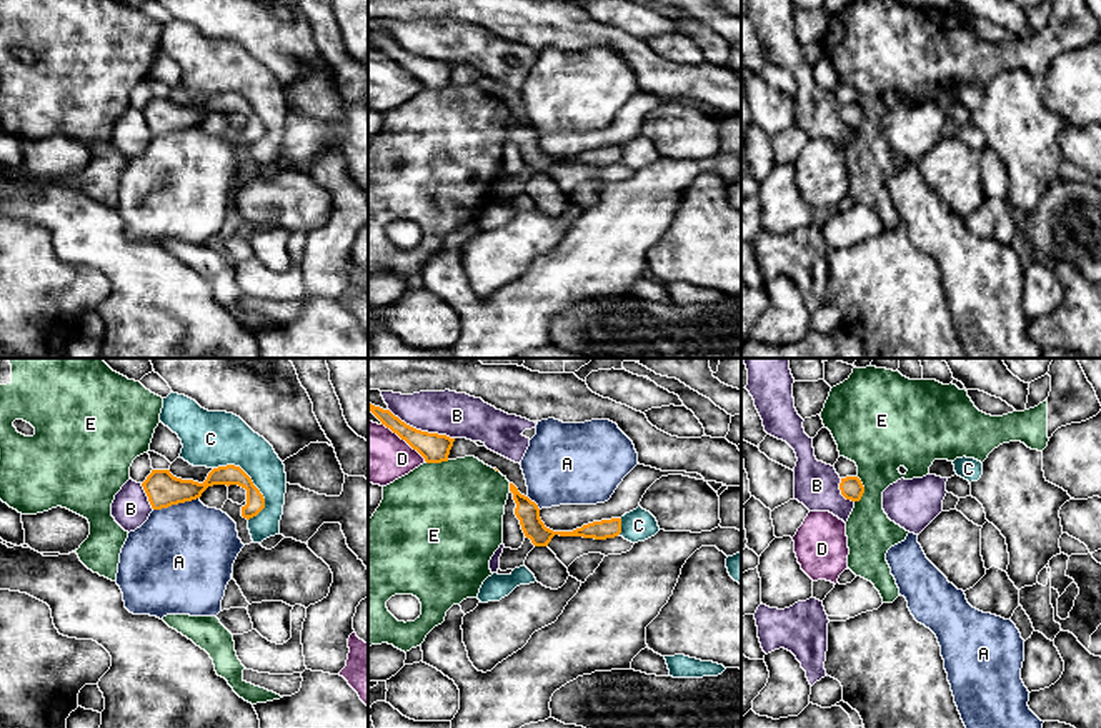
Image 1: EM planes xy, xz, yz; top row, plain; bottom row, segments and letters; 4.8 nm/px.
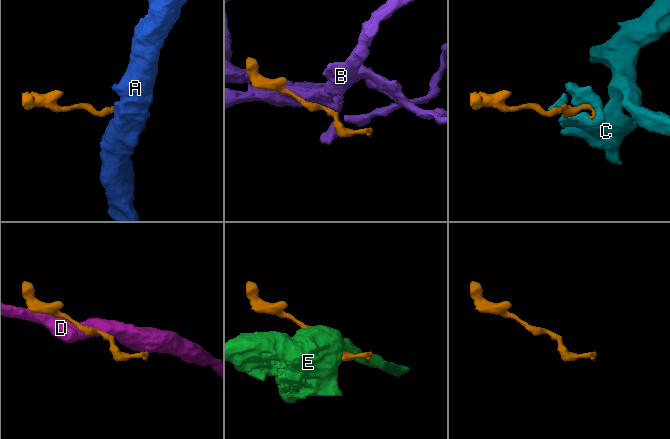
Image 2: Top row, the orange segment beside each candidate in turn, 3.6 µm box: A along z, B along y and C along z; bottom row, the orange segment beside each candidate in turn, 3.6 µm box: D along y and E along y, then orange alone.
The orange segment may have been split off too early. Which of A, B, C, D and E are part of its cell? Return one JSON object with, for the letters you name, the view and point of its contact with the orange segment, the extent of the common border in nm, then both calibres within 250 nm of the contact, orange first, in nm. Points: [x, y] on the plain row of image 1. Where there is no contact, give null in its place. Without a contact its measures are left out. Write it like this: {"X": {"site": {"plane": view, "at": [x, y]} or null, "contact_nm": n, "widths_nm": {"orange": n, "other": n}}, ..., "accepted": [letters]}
{"accepted": []}

